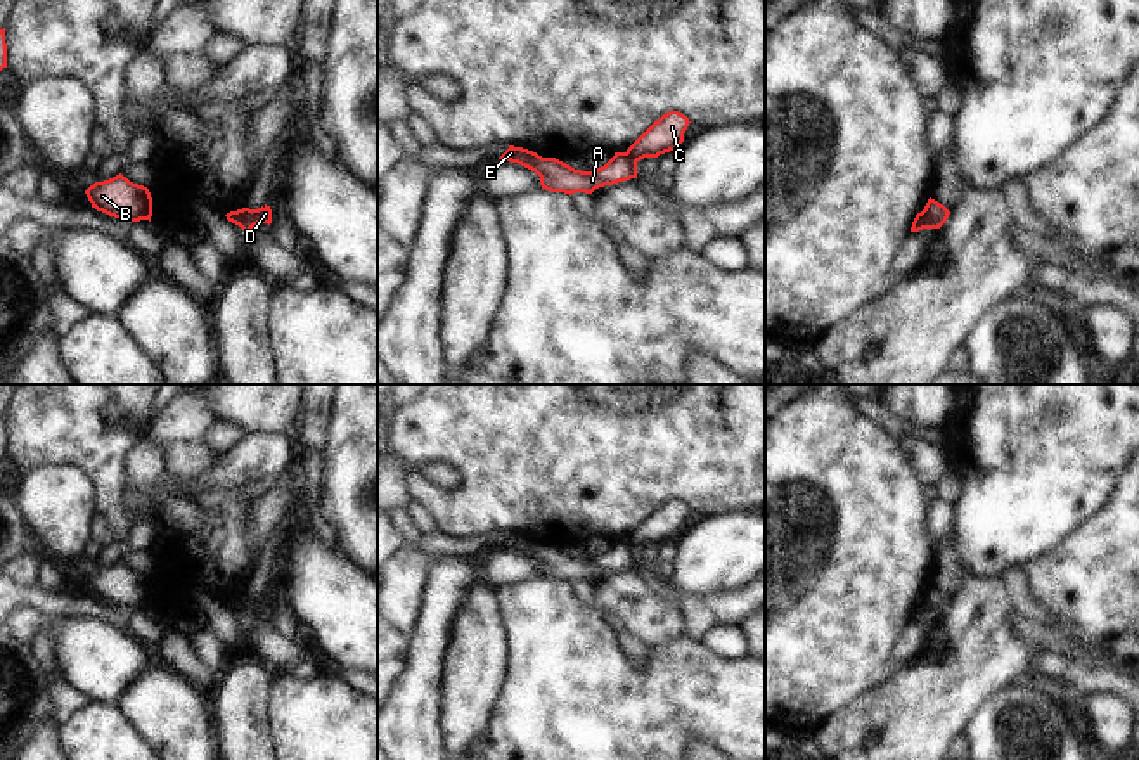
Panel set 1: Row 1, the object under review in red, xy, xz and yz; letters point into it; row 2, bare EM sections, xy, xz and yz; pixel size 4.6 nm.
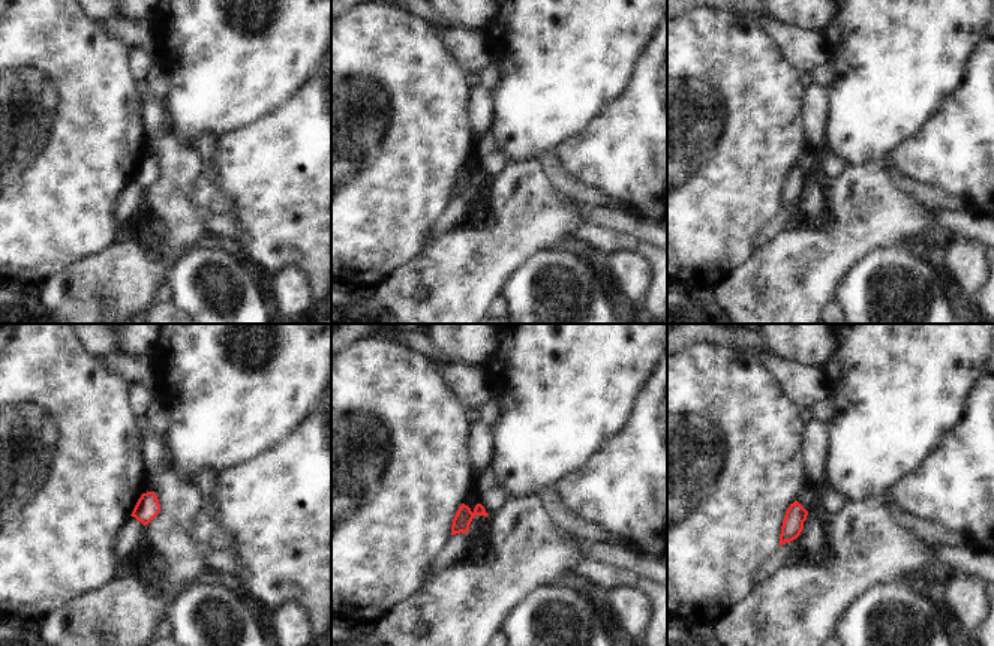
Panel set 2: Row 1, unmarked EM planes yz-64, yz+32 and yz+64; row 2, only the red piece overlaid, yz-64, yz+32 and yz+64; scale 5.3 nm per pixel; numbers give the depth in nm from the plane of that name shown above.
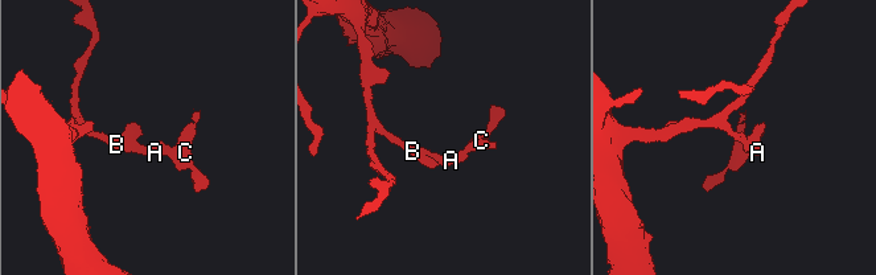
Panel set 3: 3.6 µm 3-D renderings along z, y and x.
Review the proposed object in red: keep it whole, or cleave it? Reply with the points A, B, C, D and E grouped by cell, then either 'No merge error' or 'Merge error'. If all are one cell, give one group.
Groups: A B E / C D. Merge error.

